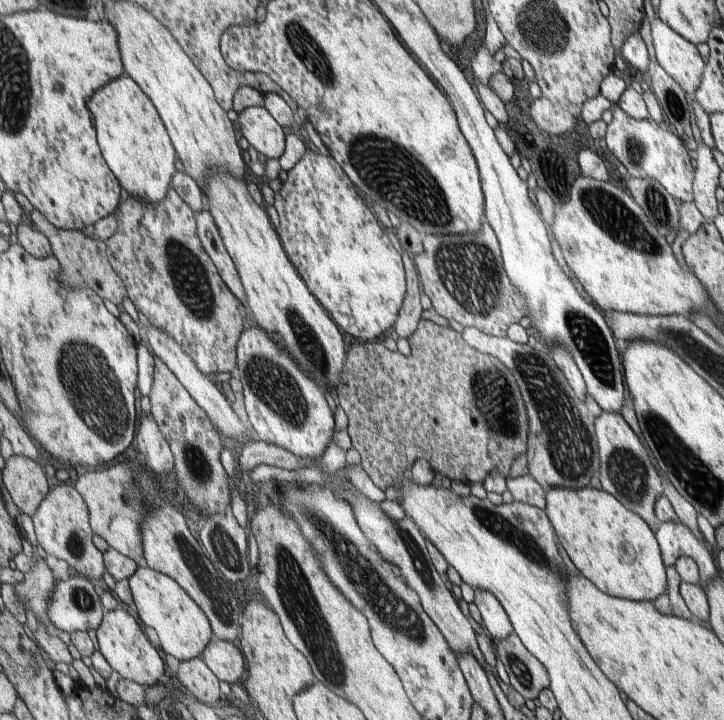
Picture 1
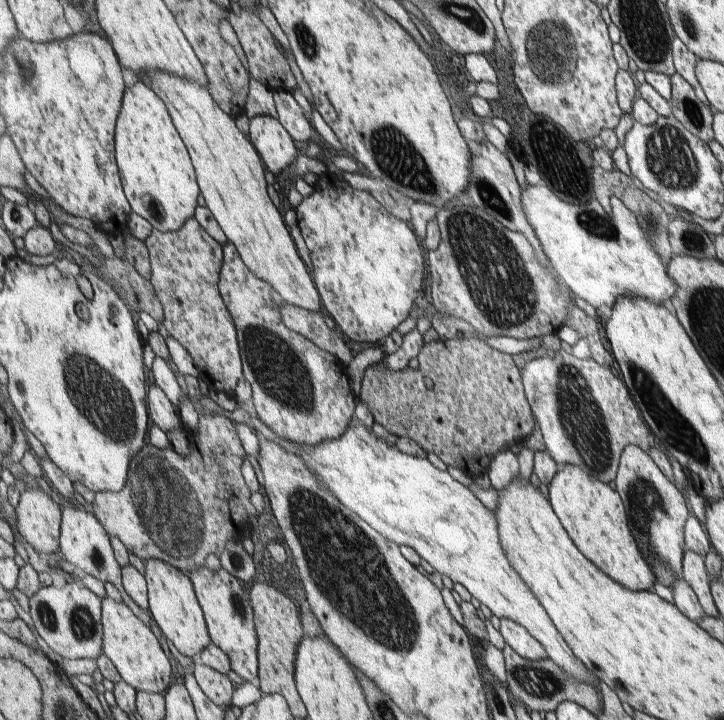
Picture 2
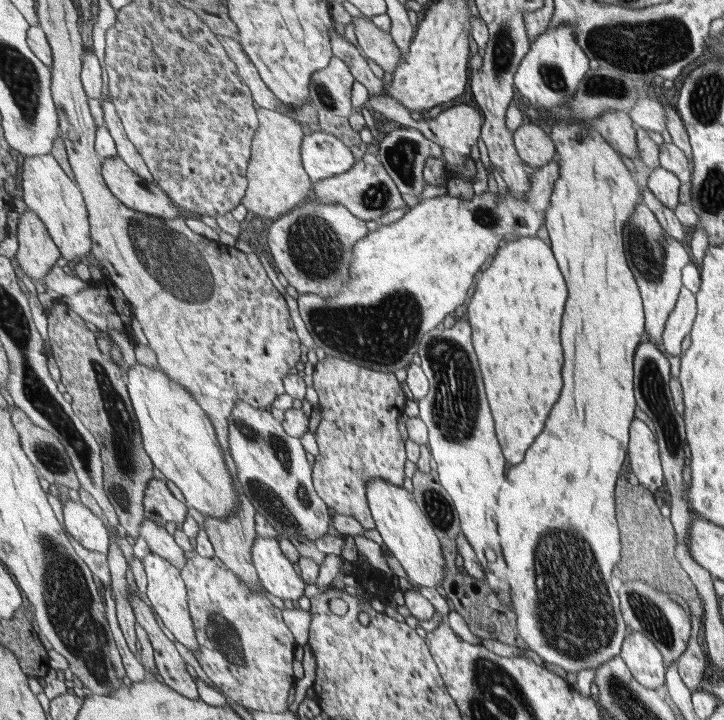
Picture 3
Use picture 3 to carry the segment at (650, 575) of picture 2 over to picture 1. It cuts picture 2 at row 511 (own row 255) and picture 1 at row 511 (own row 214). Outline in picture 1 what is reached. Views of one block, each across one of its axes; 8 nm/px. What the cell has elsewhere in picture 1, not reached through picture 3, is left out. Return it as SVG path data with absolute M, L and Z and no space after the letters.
M590 486L582 489L553 487L546 493L547 514L558 532L558 540L568 553L574 566L594 582L603 592L614 597L634 601L653 601L667 592L666 562L658 536L642 516L617 500L605 489L597 490Z

